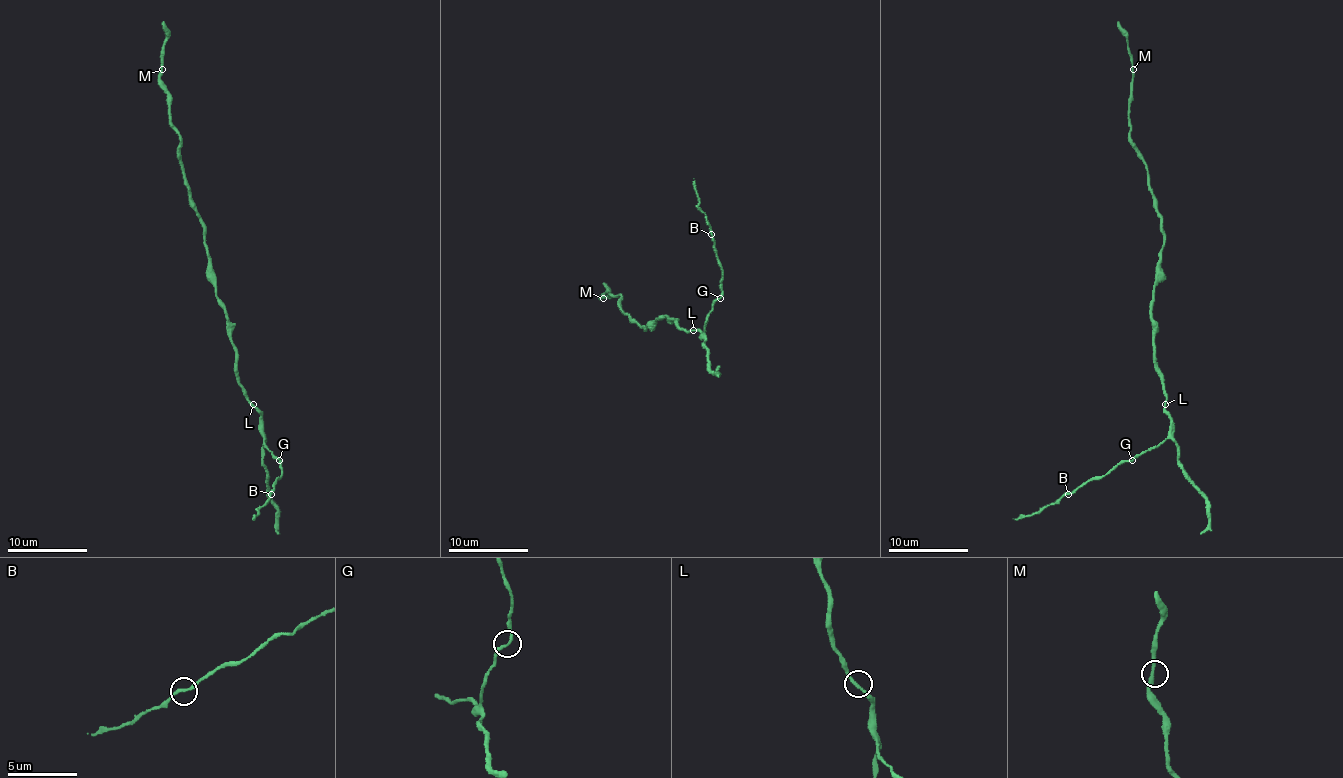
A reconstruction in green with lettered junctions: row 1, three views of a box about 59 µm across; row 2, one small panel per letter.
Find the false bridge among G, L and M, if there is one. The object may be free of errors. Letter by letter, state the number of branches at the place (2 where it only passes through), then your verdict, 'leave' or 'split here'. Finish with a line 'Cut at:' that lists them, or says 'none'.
G: 2 | leave
L: 2 | leave
M: 2 | leave
Cut at: none

